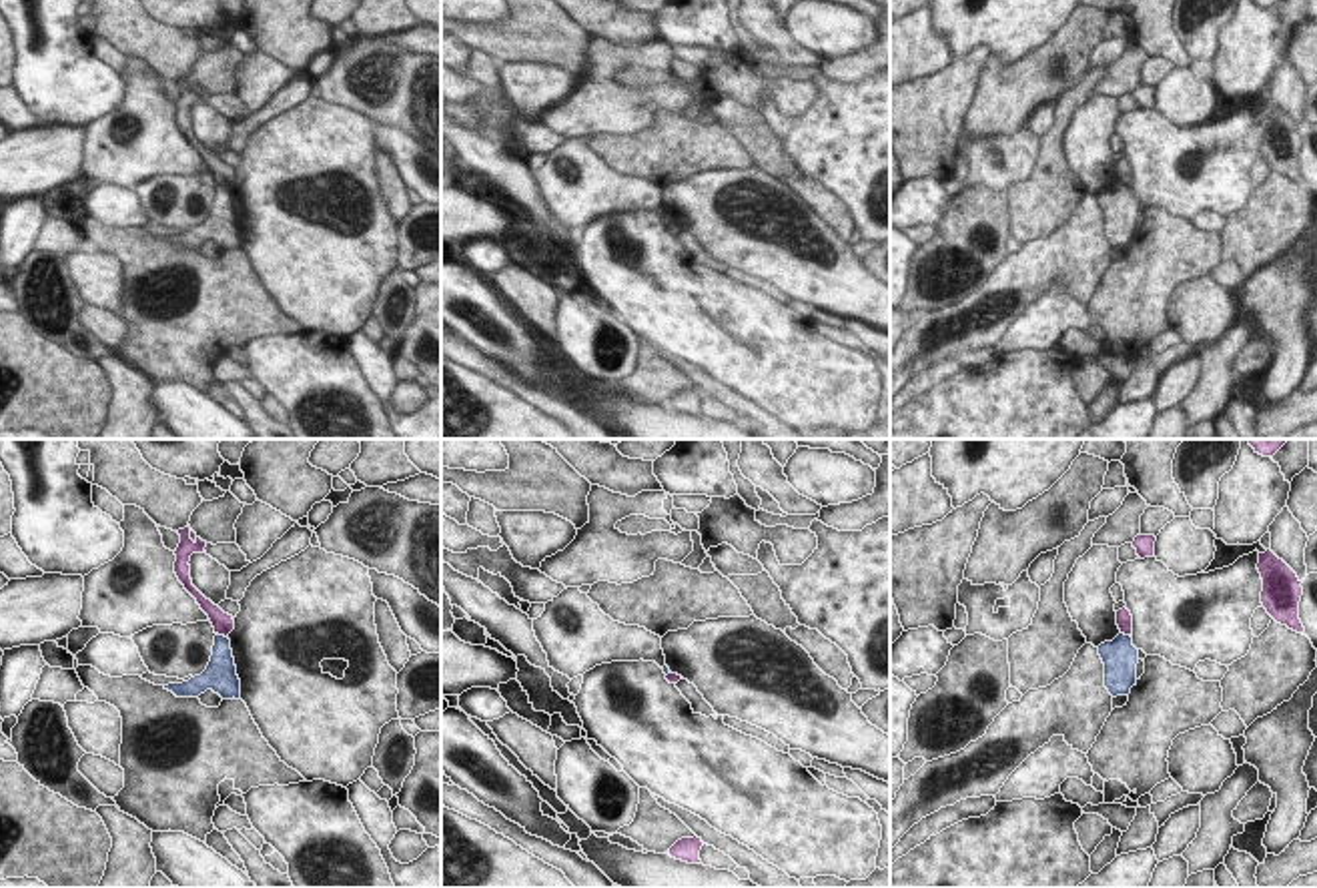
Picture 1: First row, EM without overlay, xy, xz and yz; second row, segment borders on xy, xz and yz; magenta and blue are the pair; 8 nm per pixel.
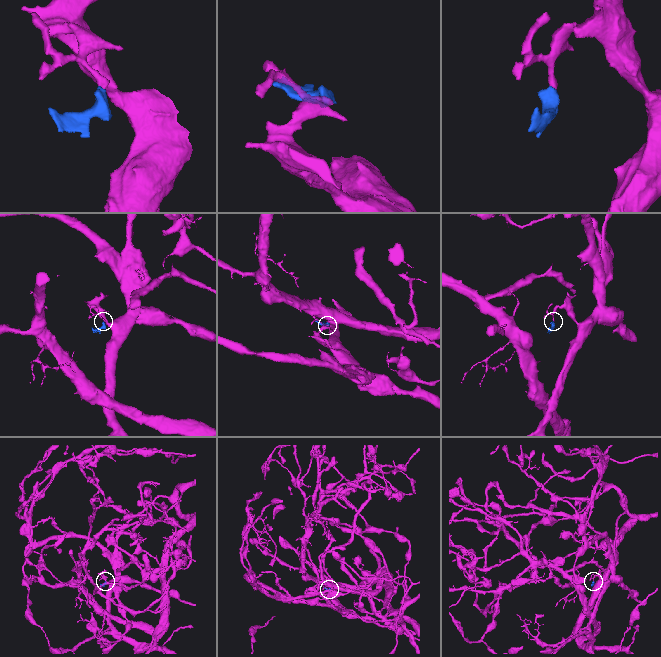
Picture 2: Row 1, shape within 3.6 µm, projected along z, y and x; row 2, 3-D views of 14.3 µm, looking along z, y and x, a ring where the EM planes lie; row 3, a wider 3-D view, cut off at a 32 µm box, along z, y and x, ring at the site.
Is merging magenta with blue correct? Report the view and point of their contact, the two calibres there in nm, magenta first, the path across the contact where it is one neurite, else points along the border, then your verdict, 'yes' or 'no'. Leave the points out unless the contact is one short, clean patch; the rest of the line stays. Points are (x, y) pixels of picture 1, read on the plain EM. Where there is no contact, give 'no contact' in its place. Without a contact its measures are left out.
meets magenta in xy at (223, 185); 170 nm thick on the magenta side, 200 nm on the other; border along xy (217, 183), (227, 189); no

